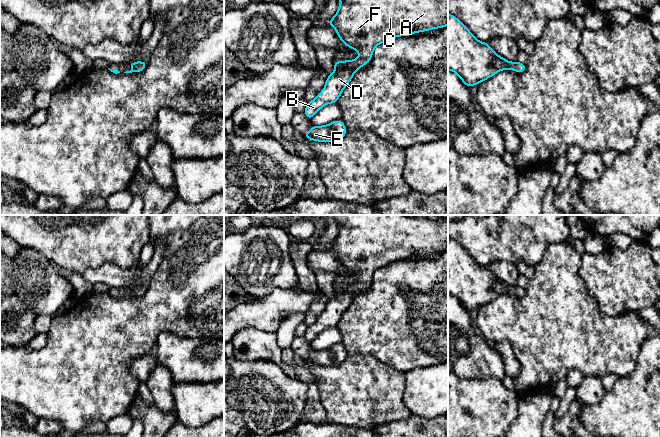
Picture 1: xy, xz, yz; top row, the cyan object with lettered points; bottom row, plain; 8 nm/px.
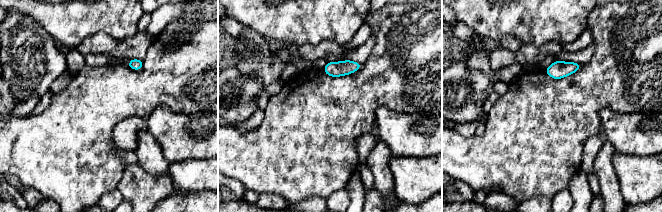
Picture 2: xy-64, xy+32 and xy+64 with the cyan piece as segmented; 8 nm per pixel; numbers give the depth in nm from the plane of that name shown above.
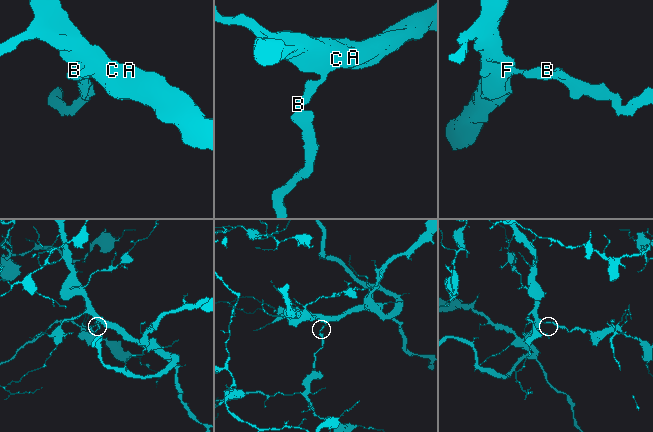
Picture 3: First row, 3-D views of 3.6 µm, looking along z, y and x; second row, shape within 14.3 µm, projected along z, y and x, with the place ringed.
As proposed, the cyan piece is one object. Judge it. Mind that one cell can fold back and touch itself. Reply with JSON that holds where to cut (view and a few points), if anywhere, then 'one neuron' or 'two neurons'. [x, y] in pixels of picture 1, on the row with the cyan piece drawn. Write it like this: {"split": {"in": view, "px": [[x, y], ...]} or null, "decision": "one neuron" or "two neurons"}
{"split": null, "decision": "one neuron"}

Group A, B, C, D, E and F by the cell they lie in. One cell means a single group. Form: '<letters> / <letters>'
A B C D E F

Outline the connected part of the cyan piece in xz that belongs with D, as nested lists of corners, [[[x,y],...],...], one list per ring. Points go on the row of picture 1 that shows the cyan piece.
[[[341,0],[336,15],[326,24],[334,27],[341,41],[352,50],[357,50],[360,57],[334,62],[335,72],[328,75],[324,89],[314,100],[307,103],[304,113],[310,120],[326,104],[337,103],[354,73],[370,63],[373,50],[378,44],[394,37],[446,27],[448,0]]]

